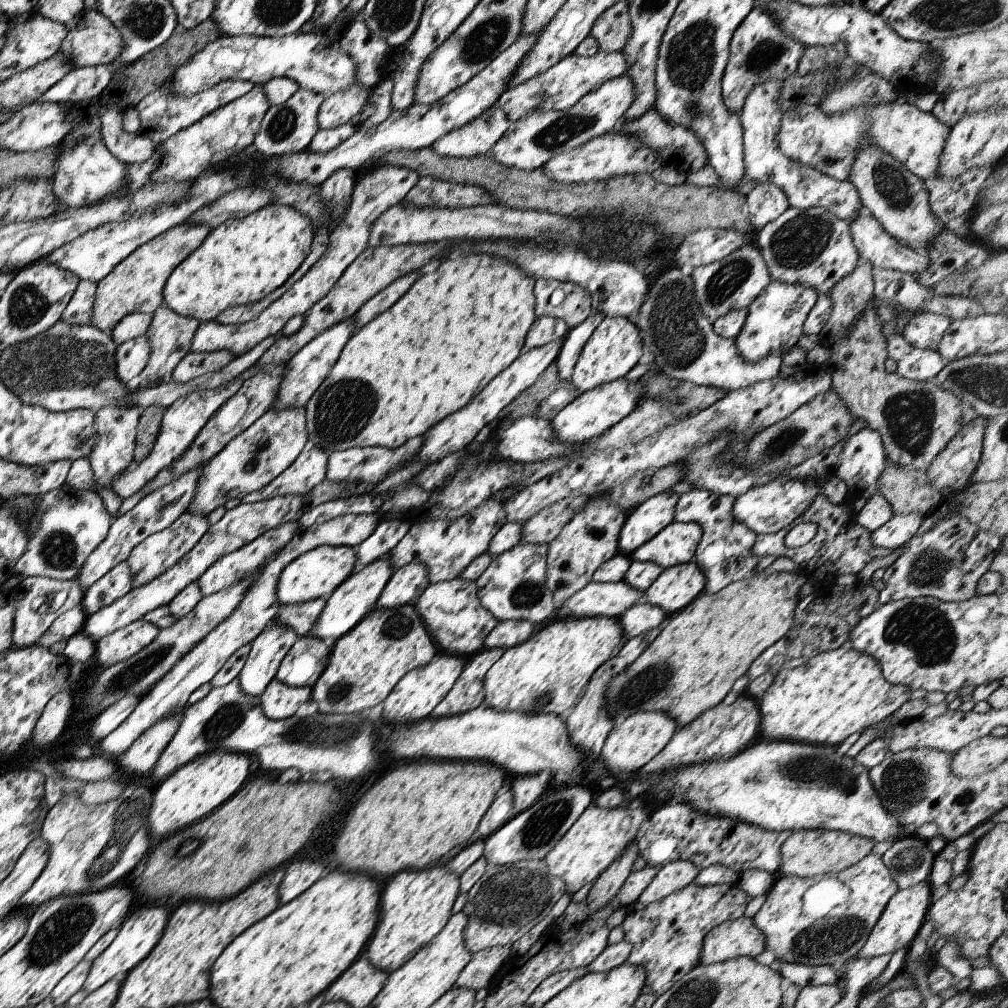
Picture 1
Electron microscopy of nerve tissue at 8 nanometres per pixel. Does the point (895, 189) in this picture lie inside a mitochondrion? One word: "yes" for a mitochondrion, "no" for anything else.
yes

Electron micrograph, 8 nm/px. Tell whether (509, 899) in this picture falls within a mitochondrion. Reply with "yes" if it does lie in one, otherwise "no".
yes

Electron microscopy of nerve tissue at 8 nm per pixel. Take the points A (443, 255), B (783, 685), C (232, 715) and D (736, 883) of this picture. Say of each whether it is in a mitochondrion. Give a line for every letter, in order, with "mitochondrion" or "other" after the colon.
A: other
B: other
C: mitochondrion
D: other

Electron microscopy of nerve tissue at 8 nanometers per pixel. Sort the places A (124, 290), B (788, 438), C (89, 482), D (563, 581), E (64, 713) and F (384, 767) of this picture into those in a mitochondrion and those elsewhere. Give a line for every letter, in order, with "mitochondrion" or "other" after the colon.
A: other
B: mitochondrion
C: other
D: mitochondrion
E: other
F: other

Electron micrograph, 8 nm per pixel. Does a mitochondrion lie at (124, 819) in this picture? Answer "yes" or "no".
yes

